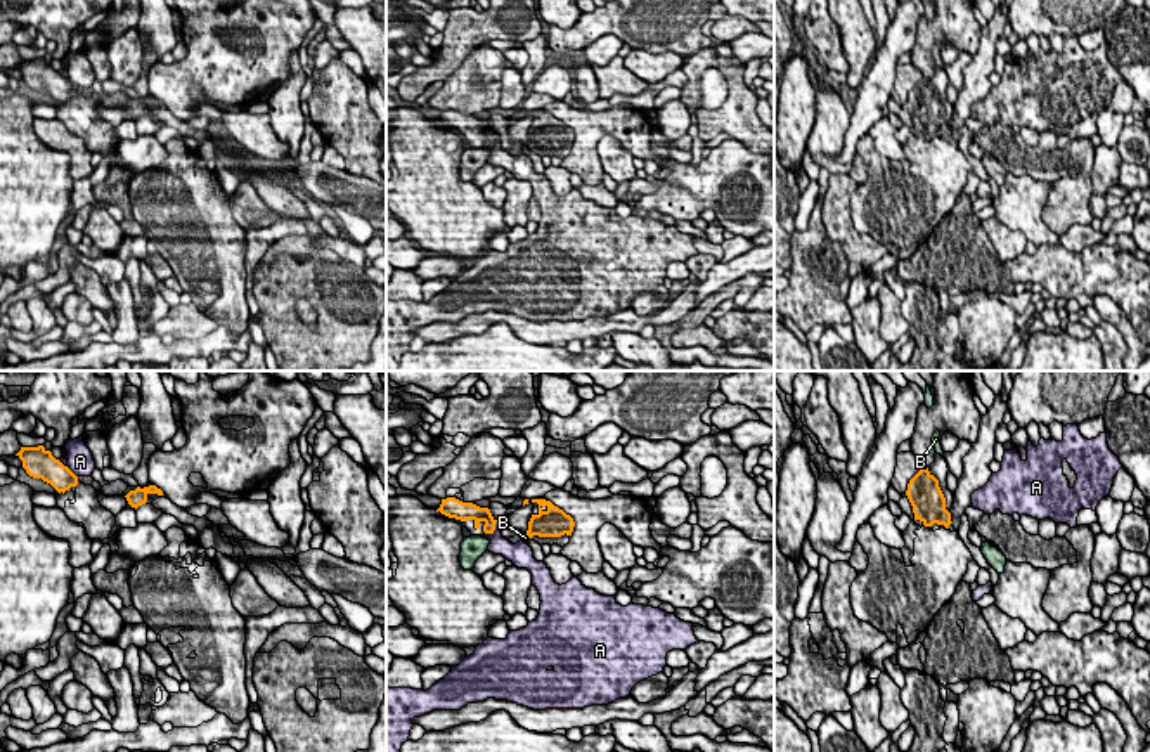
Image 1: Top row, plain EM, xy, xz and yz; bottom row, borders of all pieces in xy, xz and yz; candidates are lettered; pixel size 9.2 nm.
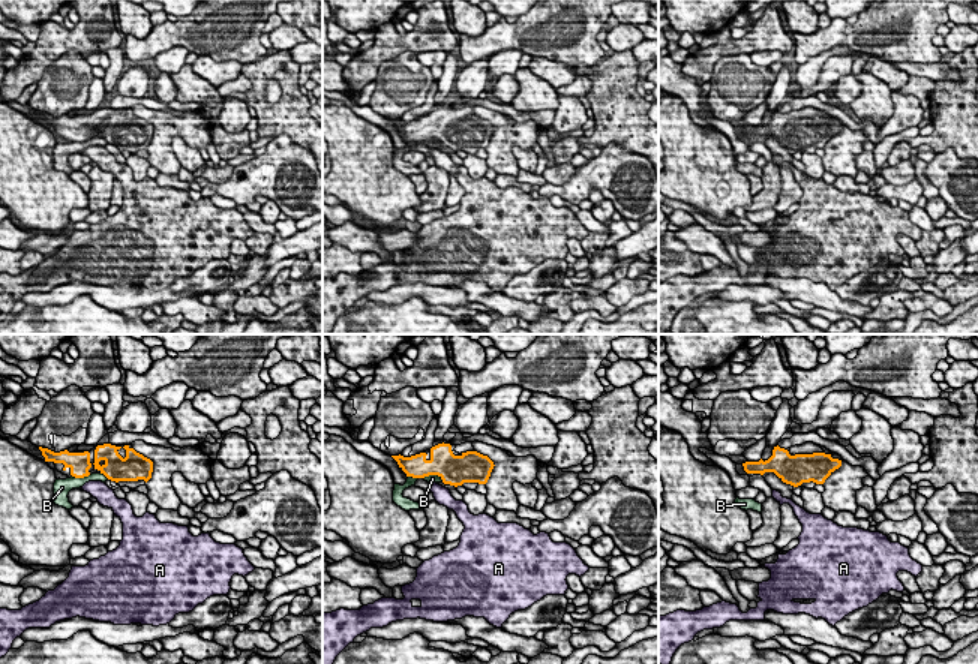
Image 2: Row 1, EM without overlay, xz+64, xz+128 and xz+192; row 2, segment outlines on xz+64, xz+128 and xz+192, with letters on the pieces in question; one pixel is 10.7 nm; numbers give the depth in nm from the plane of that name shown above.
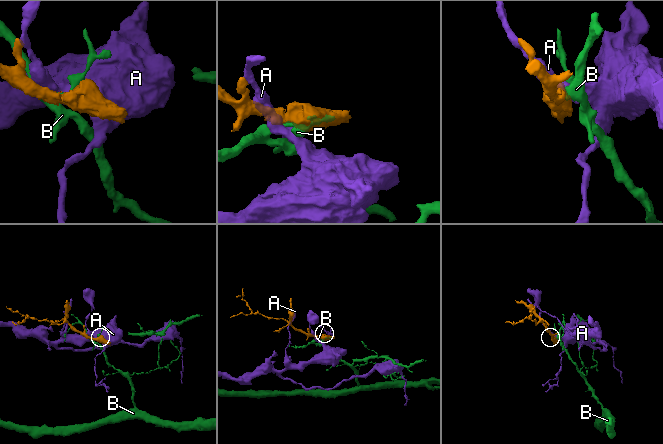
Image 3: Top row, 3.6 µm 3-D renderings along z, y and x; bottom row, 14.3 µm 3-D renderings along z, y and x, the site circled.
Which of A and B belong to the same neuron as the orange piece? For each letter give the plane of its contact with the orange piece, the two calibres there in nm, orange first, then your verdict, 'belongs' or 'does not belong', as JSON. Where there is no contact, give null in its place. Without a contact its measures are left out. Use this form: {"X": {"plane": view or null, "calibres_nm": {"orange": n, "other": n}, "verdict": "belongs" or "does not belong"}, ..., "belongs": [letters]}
{"A": {"plane": "xz", "calibres_nm": {"orange": 140, "other": 170}, "verdict": "does not belong"}, "B": {"plane": "xz", "calibres_nm": {"orange": 260, "other": 70}, "verdict": "does not belong"}, "belongs": []}

